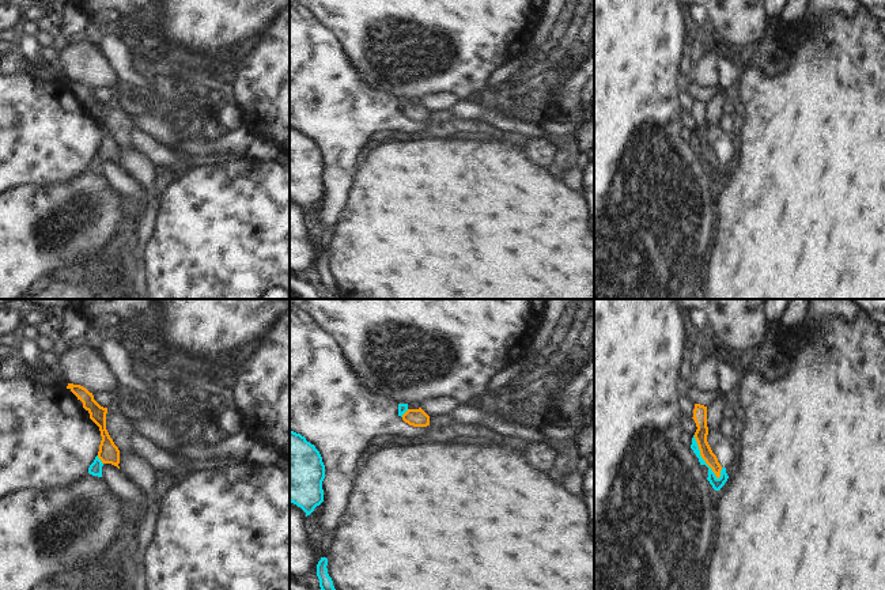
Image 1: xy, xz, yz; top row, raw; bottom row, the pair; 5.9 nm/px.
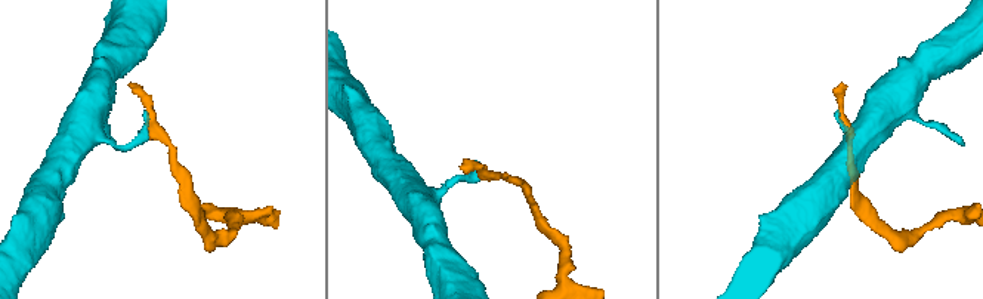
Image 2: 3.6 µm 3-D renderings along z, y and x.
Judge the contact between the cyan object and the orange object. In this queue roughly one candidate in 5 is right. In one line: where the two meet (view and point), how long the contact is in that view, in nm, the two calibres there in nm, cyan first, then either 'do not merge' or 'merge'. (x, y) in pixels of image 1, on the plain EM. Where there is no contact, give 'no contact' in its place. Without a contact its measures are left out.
contact yz (700, 152); length 300 nm; calibres 70 and 80 nm; do not merge

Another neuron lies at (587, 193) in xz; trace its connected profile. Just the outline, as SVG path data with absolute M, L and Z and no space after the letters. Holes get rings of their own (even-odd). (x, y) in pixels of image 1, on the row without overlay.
M594 162L589 163L583 170L582 197L587 209L587 226L594 238Z

